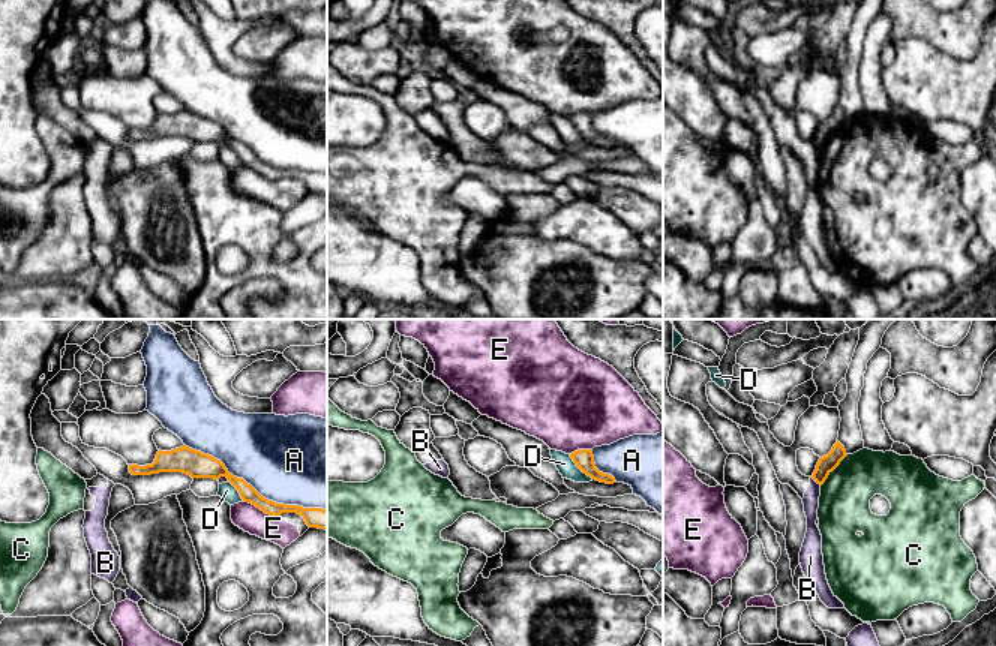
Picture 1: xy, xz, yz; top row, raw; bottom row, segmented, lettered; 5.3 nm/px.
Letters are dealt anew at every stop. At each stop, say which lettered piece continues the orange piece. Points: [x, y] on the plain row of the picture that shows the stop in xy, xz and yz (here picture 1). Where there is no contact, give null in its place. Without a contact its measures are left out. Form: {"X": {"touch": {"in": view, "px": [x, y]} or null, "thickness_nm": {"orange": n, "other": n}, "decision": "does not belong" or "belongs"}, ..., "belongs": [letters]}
{"A": {"touch": {"in": "xy", "px": [254, 153]}, "thickness_nm": {"orange": 110, "other": 480}, "decision": "does not belong"}, "B": {"touch": {"in": "yz", "px": [816, 146]}, "thickness_nm": {"orange": 90, "other": 90}, "decision": "does not belong"}, "C": {"touch": {"in": "yz", "px": [833, 134]}, "thickness_nm": {"orange": 90, "other": 280}, "decision": "does not belong"}, "D": {"touch": {"in": "xz", "px": [579, 132]}, "thickness_nm": {"orange": 110, "other": 100}, "decision": "does not belong"}, "E": {"touch": {"in": "xy", "px": [261, 174]}, "thickness_nm": {"orange": 90, "other": 140}, "decision": "does not belong"}, "belongs": []}

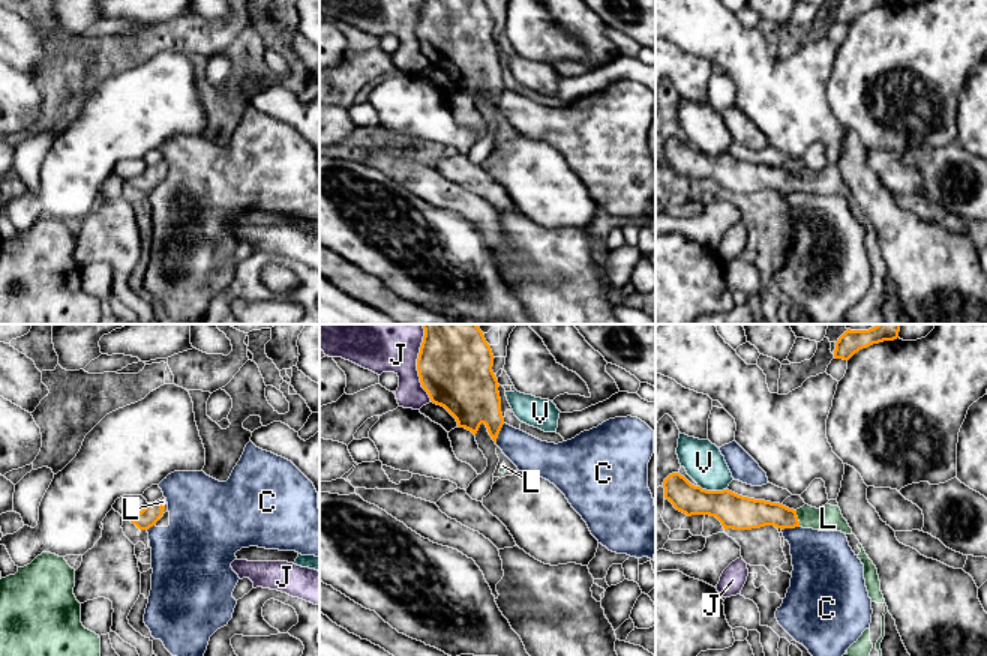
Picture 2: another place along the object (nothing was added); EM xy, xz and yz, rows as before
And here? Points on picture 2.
{"C": {"touch": {"in": "xz", "px": [498, 96]}, "thickness_nm": {"orange": 300, "other": 190}, "decision": "does not belong"}, "J": {"touch": {"in": "xz", "px": [417, 33]}, "thickness_nm": {"orange": 380, "other": 200}, "decision": "does not belong"}, "L": {"touch": {"in": "yz", "px": [797, 182]}, "thickness_nm": {"orange": 160, "other": 140}, "decision": "belongs"}, "V": {"touch": {"in": "yz", "px": [713, 155]}, "thickness_nm": {"orange": 180, "other": 220}, "decision": "does not belong"}, "belongs": ["L"]}

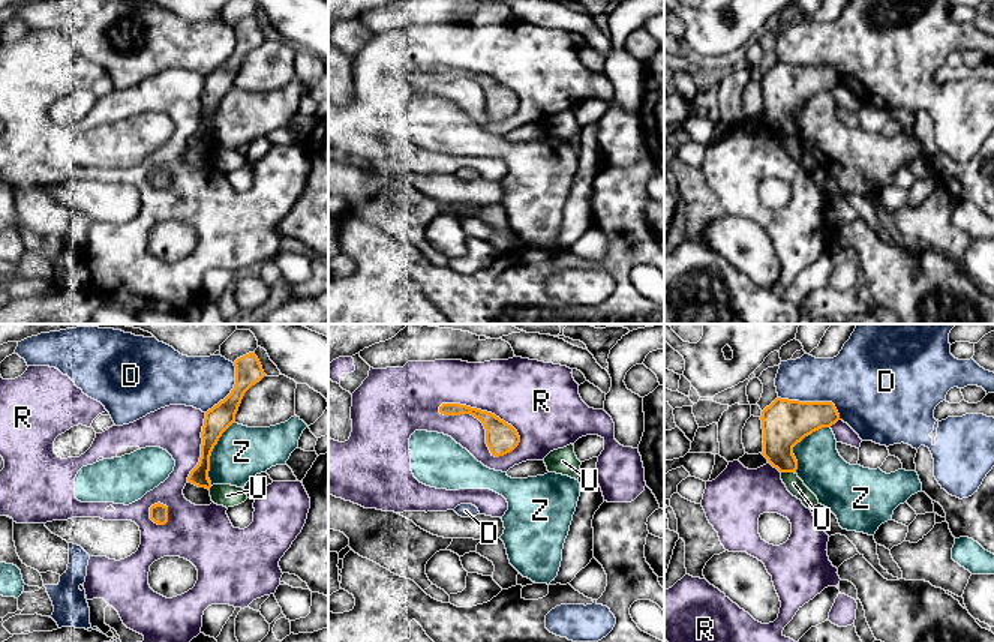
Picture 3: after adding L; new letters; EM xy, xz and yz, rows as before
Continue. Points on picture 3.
{"D": {"touch": {"in": "yz", "px": [813, 66]}, "thickness_nm": {"orange": 240, "other": 320}, "decision": "does not belong"}, "R": {"touch": {"in": "xz", "px": [483, 75]}, "thickness_nm": {"orange": 170, "other": 380}, "decision": "does not belong"}, "U": {"touch": {"in": "yz", "px": [789, 135]}, "thickness_nm": {"orange": 240, "other": 90}, "decision": "does not belong"}, "Z": {"touch": {"in": "xy", "px": [210, 117]}, "thickness_nm": {"orange": 140, "other": 280}, "decision": "does not belong"}, "belongs": []}

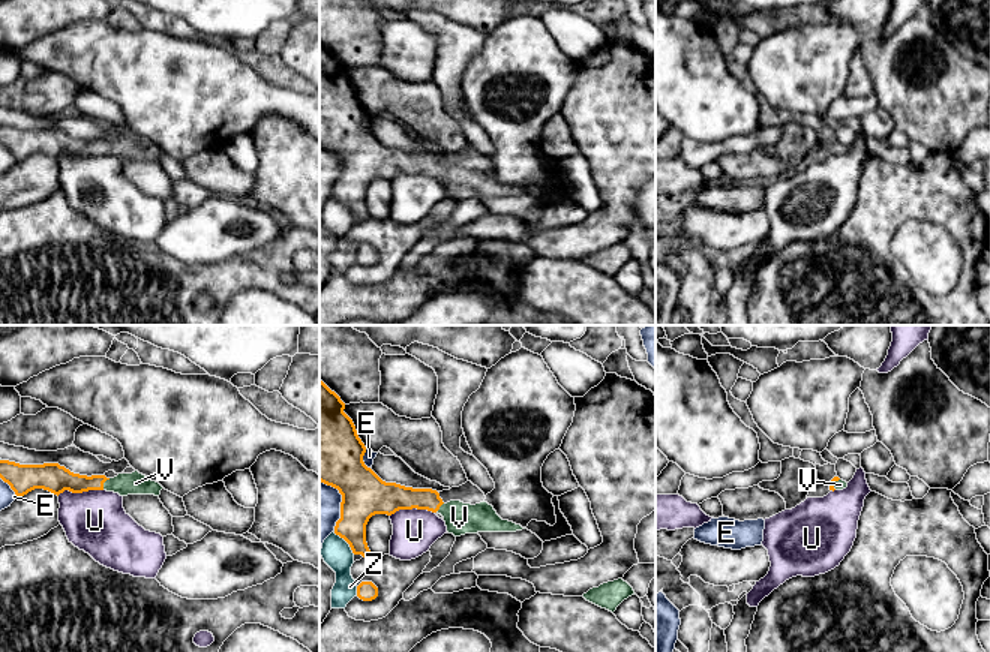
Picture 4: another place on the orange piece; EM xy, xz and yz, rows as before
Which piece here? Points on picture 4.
{"E": {"touch": {"in": "xy", "px": [11, 152]}, "thickness_nm": {"orange": 160, "other": 80}, "decision": "does not belong"}, "U": {"touch": {"in": "xy", "px": [80, 156]}, "thickness_nm": {"orange": 150, "other": 320}, "decision": "does not belong"}, "V": {"touch": {"in": "xy", "px": [104, 146]}, "thickness_nm": {"orange": 150, "other": 120}, "decision": "belongs"}, "Z": {"touch": {"in": "xz", "px": [345, 204]}, "thickness_nm": {"orange": 220, "other": 160}, "decision": "does not belong"}, "belongs": ["V"]}

